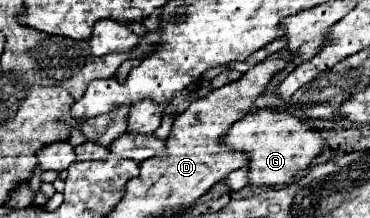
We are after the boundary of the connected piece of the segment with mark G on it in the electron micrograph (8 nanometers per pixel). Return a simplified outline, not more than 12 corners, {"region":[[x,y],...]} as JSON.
{"region":[[258,109],[222,139],[250,185],[284,185],[324,151],[292,113]]}

